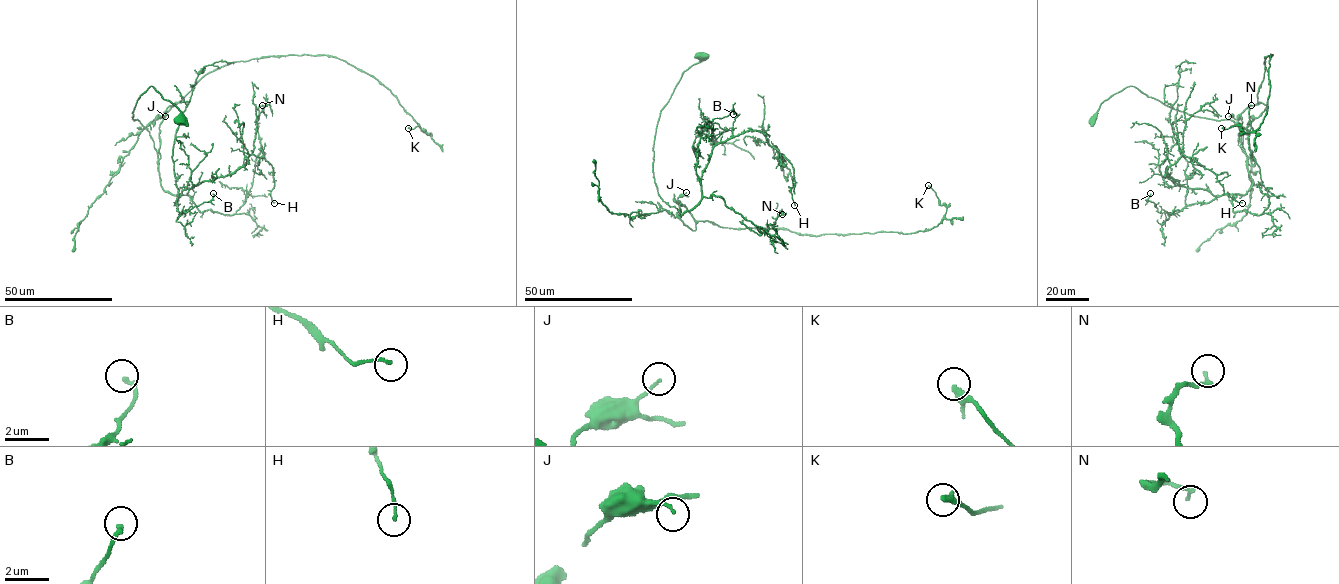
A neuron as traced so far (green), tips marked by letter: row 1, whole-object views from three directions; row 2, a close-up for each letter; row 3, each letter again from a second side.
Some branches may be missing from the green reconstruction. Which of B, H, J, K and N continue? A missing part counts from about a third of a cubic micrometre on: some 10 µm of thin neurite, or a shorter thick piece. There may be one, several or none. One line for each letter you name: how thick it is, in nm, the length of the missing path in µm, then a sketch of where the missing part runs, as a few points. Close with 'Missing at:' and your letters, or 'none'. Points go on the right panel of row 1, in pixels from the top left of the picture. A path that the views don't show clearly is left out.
Missing at: none

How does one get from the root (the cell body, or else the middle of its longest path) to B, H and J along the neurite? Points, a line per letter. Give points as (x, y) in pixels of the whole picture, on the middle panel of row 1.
B: (701, 56), (660, 111), (653, 147), (658, 194), (681, 216), (702, 196), (696, 172), (702, 128), (733, 114)
H: (701, 56), (660, 111), (660, 197), (681, 216), (692, 209), (711, 149), (757, 131), (793, 168), (794, 205)
J: (701, 56), (660, 111), (653, 147), (660, 197), (680, 211), (678, 198), (686, 192)

